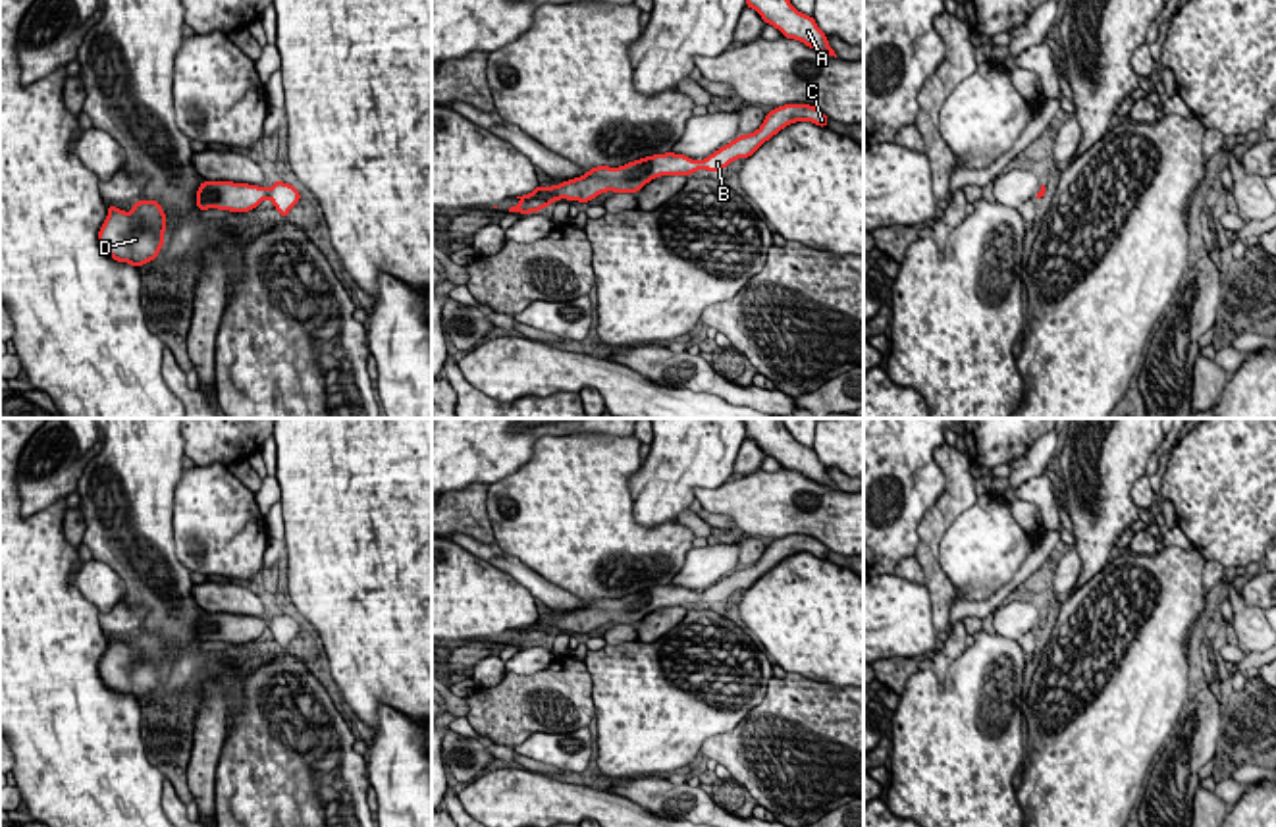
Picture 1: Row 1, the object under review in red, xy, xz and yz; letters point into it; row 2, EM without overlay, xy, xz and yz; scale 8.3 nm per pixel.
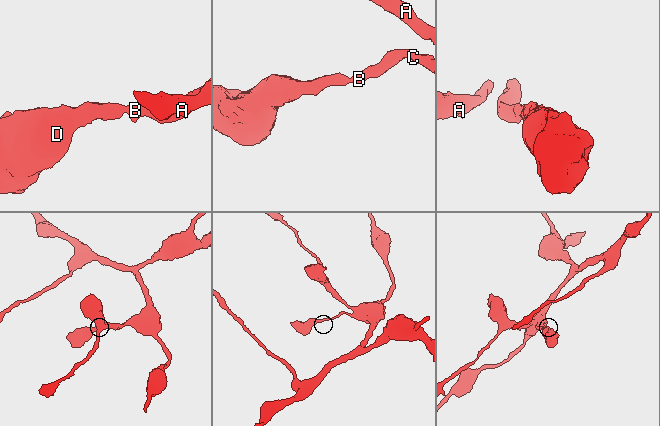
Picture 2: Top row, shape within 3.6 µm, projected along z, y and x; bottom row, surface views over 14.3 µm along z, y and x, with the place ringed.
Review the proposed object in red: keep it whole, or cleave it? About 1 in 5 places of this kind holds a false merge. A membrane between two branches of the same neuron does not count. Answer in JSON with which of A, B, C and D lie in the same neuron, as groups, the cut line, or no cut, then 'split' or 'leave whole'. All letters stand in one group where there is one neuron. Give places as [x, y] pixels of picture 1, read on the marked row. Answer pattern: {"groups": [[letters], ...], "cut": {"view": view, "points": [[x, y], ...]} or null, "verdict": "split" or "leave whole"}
{"groups": [["A", "B", "C", "D"]], "cut": null, "verdict": "leave whole"}

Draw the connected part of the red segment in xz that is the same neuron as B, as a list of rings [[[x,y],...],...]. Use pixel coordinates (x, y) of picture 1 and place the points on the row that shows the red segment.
[[[784,104],[773,108],[765,116],[758,131],[736,137],[702,162],[696,162],[684,154],[665,152],[646,156],[619,168],[590,168],[588,173],[571,181],[561,181],[559,185],[551,187],[538,185],[532,193],[517,197],[520,202],[517,206],[511,206],[509,212],[538,212],[559,199],[590,202],[605,191],[636,193],[659,175],[692,175],[700,168],[707,172],[717,172],[727,168],[736,158],[752,156],[765,141],[769,141],[781,129],[802,120],[808,120],[819,127],[827,127],[829,116],[810,104]]]

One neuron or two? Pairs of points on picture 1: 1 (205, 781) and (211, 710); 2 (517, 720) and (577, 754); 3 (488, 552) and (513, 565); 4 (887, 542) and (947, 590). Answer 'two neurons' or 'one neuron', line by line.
1: one neuron
2: two neurons
3: one neuron
4: two neurons

